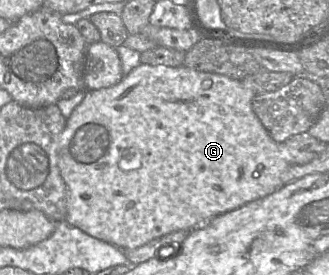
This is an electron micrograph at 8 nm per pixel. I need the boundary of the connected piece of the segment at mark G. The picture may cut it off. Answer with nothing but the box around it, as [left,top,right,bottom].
[58,63,290,249]

